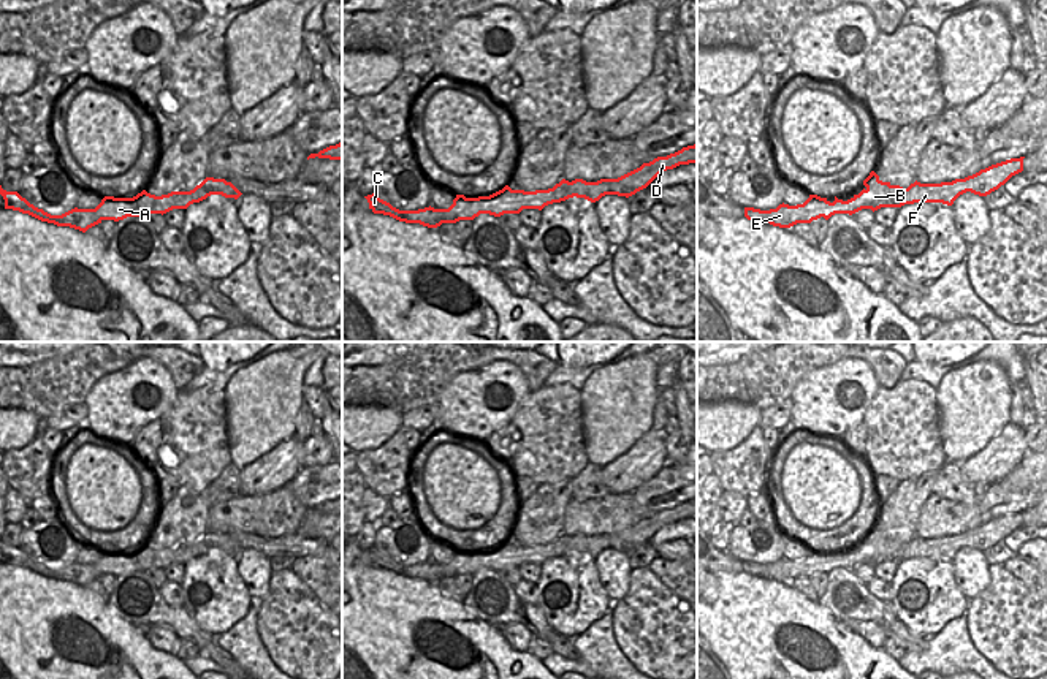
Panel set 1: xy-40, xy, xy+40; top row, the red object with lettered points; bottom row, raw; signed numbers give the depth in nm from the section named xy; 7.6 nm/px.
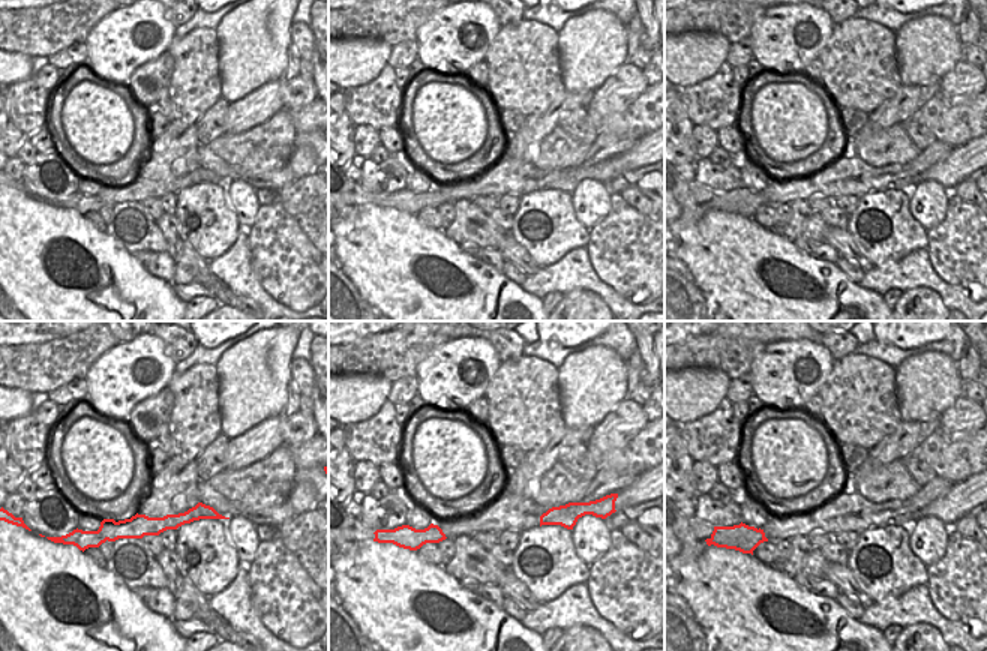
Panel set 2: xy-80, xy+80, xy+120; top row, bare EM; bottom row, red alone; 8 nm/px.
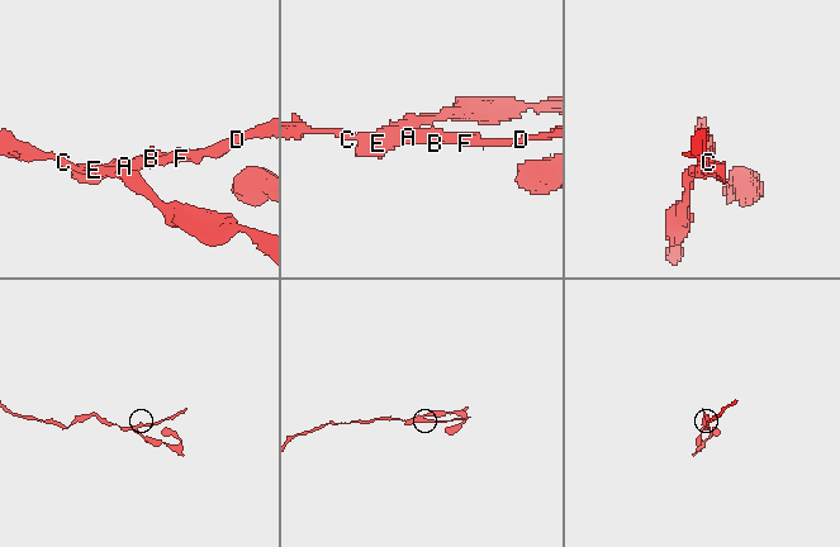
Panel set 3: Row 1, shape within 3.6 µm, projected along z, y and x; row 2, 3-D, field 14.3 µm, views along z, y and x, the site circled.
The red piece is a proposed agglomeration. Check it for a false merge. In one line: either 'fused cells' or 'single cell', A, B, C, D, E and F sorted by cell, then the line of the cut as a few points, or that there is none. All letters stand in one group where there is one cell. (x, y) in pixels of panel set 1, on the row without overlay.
fused cells | A B D E F / C | xy-40 (87, 564), (92, 564), (102, 573)

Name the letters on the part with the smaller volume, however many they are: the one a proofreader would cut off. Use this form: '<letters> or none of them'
A, B, D, E, F

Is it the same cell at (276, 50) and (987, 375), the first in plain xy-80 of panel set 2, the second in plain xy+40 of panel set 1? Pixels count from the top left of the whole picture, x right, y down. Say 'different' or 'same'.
same

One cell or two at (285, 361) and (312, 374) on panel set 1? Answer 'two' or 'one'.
two

